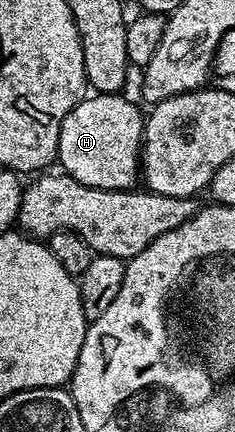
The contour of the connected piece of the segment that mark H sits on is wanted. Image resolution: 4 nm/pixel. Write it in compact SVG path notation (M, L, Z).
M121 93L86 96L63 119L57 148L60 168L87 187L133 189L139 181L141 141L145 138L145 117L140 108L138 102L127 100Z

